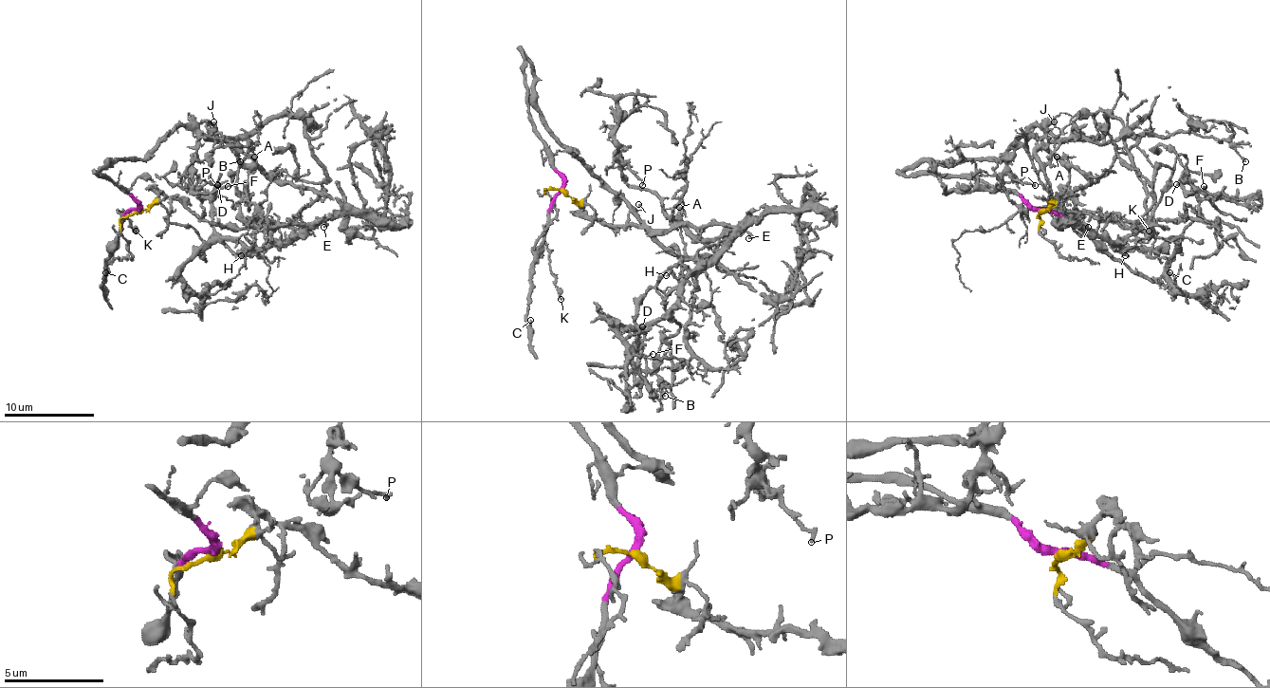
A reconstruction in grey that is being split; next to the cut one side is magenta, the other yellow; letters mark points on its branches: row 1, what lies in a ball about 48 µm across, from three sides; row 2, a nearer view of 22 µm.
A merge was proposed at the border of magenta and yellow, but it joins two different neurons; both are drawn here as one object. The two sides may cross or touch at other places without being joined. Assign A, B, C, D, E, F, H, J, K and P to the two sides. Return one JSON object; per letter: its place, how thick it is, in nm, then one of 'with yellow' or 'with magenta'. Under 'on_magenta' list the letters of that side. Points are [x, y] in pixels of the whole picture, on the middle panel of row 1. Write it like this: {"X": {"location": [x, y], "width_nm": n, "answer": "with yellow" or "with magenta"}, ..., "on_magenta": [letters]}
{"A": {"location": [679, 207], "width_nm": 240, "answer": "with yellow"}, "B": {"location": [665, 396], "width_nm": 150, "answer": "with yellow"}, "C": {"location": [530, 320], "width_nm": 130, "answer": "with magenta"}, "D": {"location": [642, 326], "width_nm": 140, "answer": "with yellow"}, "E": {"location": [748, 238], "width_nm": 190, "answer": "with yellow"}, "F": {"location": [653, 354], "width_nm": 160, "answer": "with yellow"}, "H": {"location": [666, 275], "width_nm": 170, "answer": "with yellow"}, "J": {"location": [638, 204], "width_nm": 130, "answer": "with magenta"}, "K": {"location": [561, 299], "width_nm": 280, "answer": "with magenta"}, "P": {"location": [642, 185], "width_nm": 200, "answer": "with yellow"}, "on_magenta": ["C", "J", "K"]}

